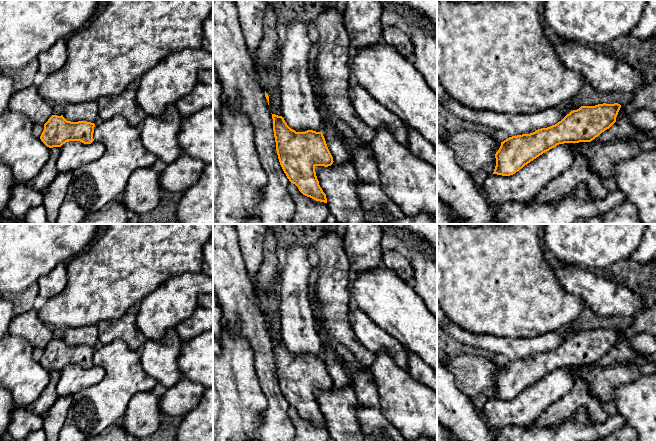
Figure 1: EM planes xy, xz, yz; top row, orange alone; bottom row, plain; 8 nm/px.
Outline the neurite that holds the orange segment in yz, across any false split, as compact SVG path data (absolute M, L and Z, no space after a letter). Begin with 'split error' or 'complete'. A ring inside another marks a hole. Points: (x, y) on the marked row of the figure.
split error | M598 104L581 106L571 111L557 124L541 128L530 134L512 136L501 142L495 154L494 172L486 178L482 195L490 207L510 202L530 202L574 161L576 146L580 142L591 142L615 122L621 105Z

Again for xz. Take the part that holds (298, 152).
split error | M272 114L272 119L278 159L289 181L295 184L303 195L326 203L338 224L366 224L362 204L357 195L360 186L355 167L352 164L340 165L333 161L322 131L296 132L287 125L282 116Z

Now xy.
split error | M63 115L48 119L40 139L49 148L61 149L56 164L58 172L74 171L104 154L105 146L93 139L94 127L94 123L87 121L67 121Z

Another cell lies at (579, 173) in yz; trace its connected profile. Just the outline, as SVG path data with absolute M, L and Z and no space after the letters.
M580 155L575 157L572 164L554 180L550 181L534 198L538 204L553 204L572 194L583 185L586 189L585 199L600 200L608 194L601 178L590 169L587 159Z

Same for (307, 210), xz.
M291 182L288 184L288 192L295 205L292 224L324 224L330 214L327 203L303 195Z

